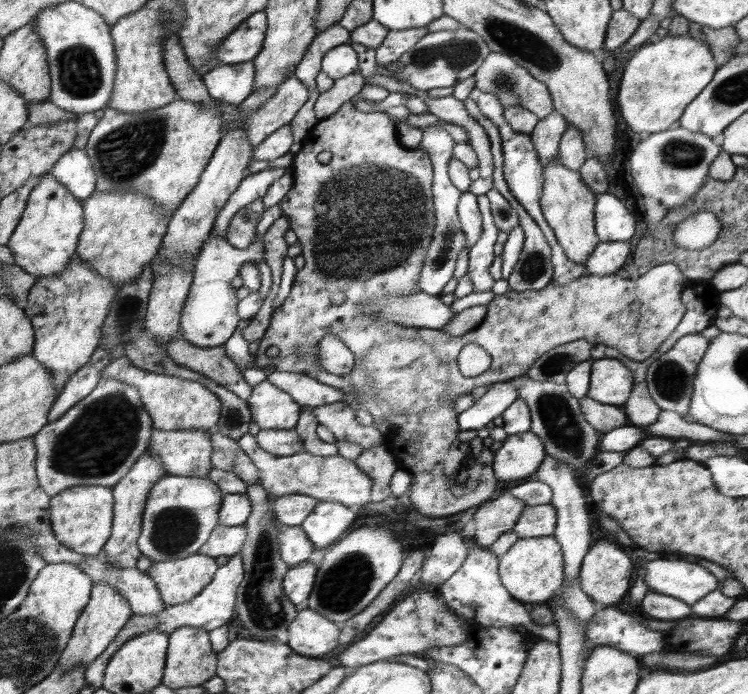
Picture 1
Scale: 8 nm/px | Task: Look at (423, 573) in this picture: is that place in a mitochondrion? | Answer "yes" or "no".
no

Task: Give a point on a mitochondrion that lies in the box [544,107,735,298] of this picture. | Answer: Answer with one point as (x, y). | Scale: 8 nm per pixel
(676, 152)

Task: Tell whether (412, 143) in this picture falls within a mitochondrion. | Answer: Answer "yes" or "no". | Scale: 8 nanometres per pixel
no

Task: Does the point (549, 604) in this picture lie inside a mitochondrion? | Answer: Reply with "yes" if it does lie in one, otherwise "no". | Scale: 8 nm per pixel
no

